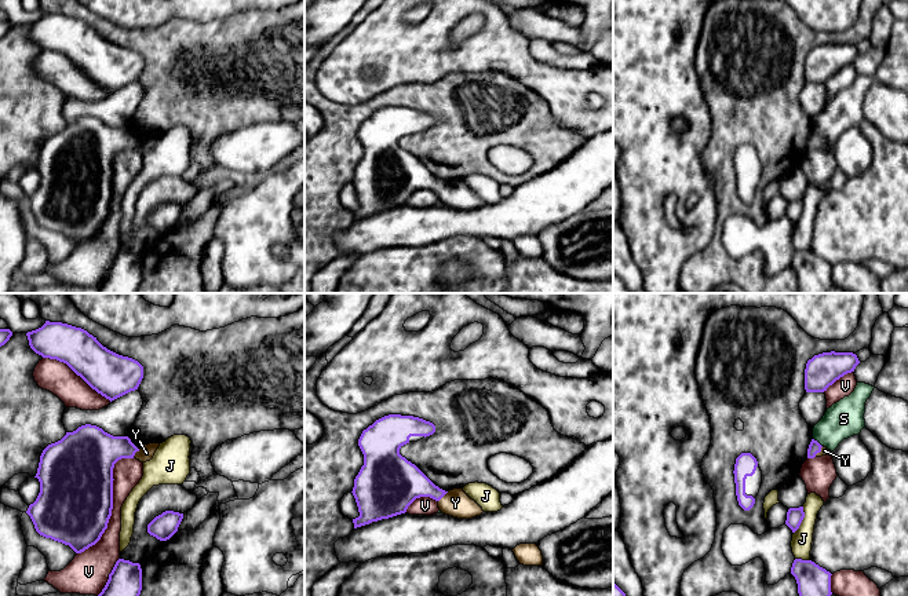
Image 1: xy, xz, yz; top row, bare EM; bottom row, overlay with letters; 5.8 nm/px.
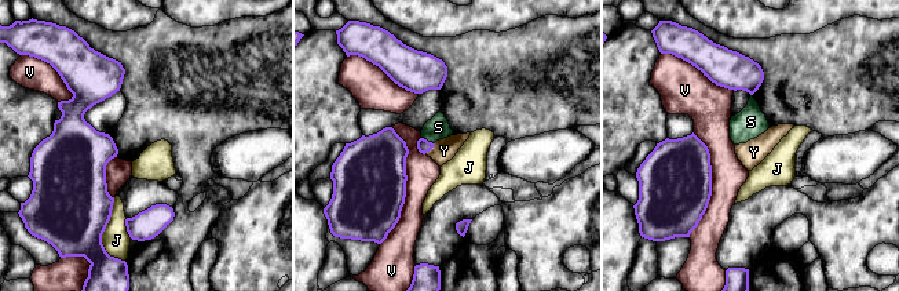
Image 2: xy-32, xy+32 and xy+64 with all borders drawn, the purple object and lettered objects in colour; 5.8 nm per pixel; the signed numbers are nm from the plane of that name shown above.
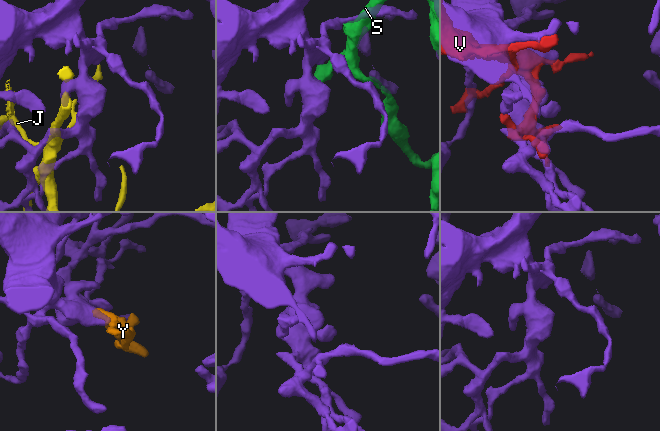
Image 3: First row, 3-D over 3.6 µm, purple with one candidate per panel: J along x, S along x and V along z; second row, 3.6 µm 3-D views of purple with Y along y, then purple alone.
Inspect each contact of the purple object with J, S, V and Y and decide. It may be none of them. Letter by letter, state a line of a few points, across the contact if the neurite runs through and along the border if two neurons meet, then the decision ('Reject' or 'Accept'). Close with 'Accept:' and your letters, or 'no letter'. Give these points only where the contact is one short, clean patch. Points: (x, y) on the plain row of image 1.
J: Reject
S: Reject
V: Reject
Y: Line: xy (93, 145), (135, 143), (146, 145). Accept
Accept: Y

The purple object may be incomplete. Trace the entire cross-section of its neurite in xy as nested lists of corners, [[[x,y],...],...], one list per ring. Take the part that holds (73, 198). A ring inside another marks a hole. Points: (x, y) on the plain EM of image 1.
[[[91,116],[66,124],[61,132],[48,136],[40,147],[34,168],[40,173],[40,184],[26,202],[36,223],[69,237],[76,245],[95,237],[112,208],[114,156],[121,150],[150,153],[158,138],[160,135],[149,135],[138,140],[128,128],[113,128]]]

